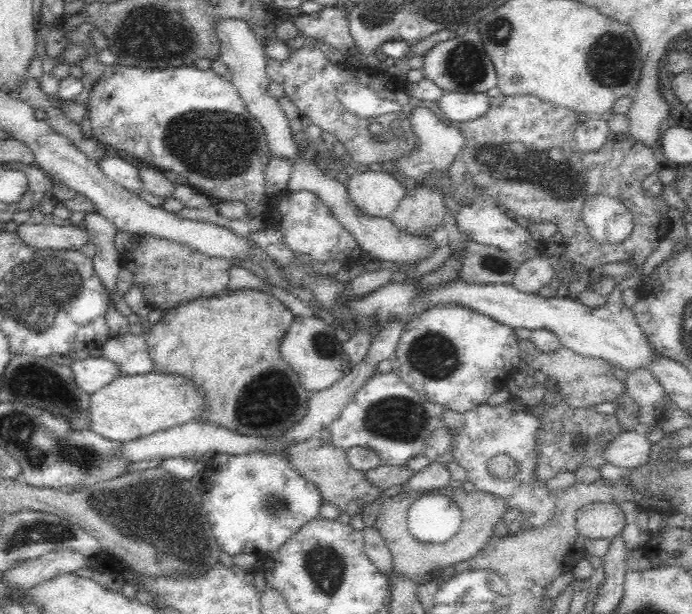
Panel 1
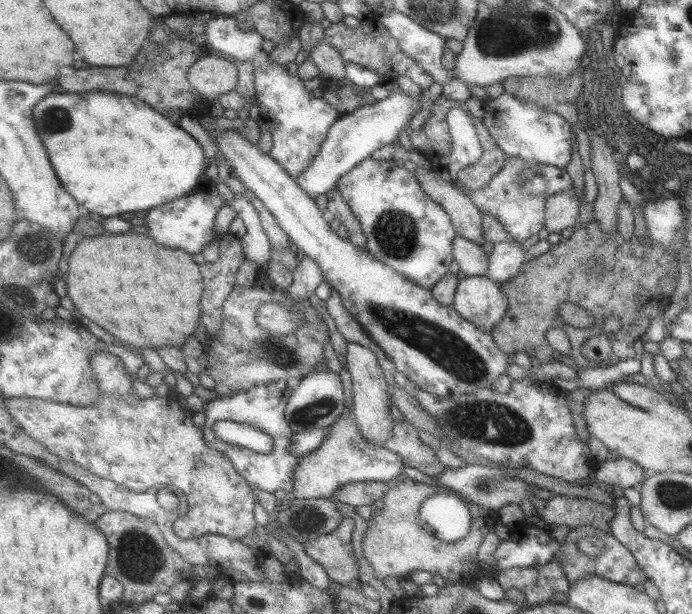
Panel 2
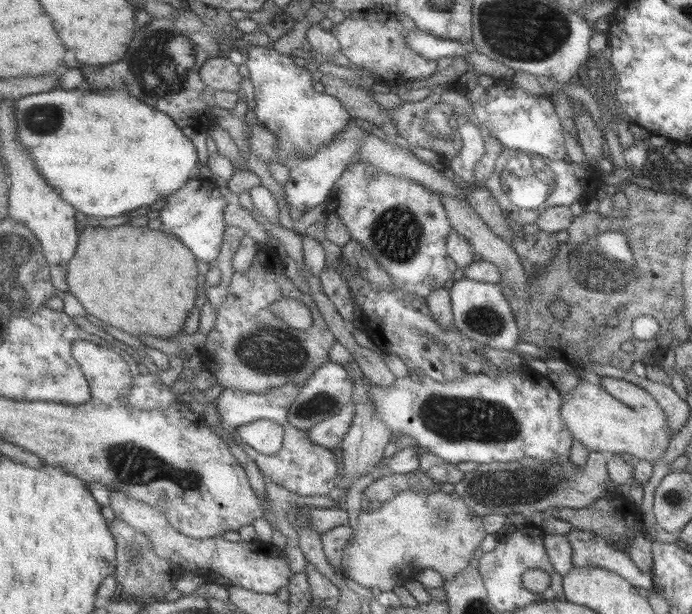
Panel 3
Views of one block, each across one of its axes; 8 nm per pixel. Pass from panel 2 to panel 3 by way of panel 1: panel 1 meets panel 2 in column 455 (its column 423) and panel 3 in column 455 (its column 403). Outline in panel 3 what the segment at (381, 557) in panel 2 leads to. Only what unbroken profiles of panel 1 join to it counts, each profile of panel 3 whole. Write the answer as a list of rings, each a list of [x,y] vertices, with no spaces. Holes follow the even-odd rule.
[[[407,490],[399,494],[395,500],[383,504],[379,510],[361,510],[357,516],[357,534],[355,540],[345,548],[345,576],[357,582],[363,588],[379,588],[379,590],[393,590],[395,586],[403,586],[405,582],[411,582],[427,568],[437,570],[445,582],[453,580],[463,572],[469,562],[479,554],[479,544],[485,538],[485,530],[481,524],[481,518],[475,516],[475,510],[471,510],[465,502],[461,502],[459,494],[447,494],[447,492],[417,492]]]

